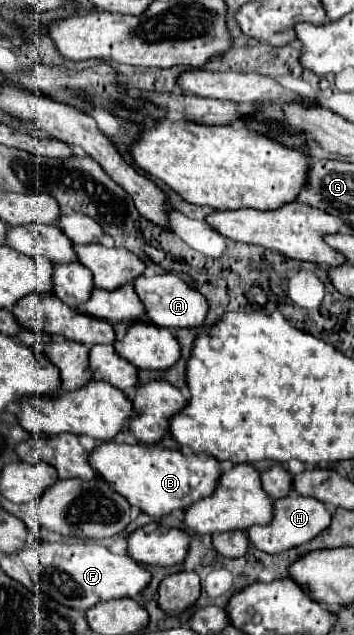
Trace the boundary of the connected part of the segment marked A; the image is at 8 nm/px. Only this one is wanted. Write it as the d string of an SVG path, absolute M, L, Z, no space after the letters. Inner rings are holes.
M175 274L139 276L137 282L133 282L133 286L135 286L141 302L147 308L149 320L157 326L165 326L165 328L171 328L171 330L177 330L177 328L189 328L191 330L191 328L199 328L207 318L207 312L209 312L207 298Z

